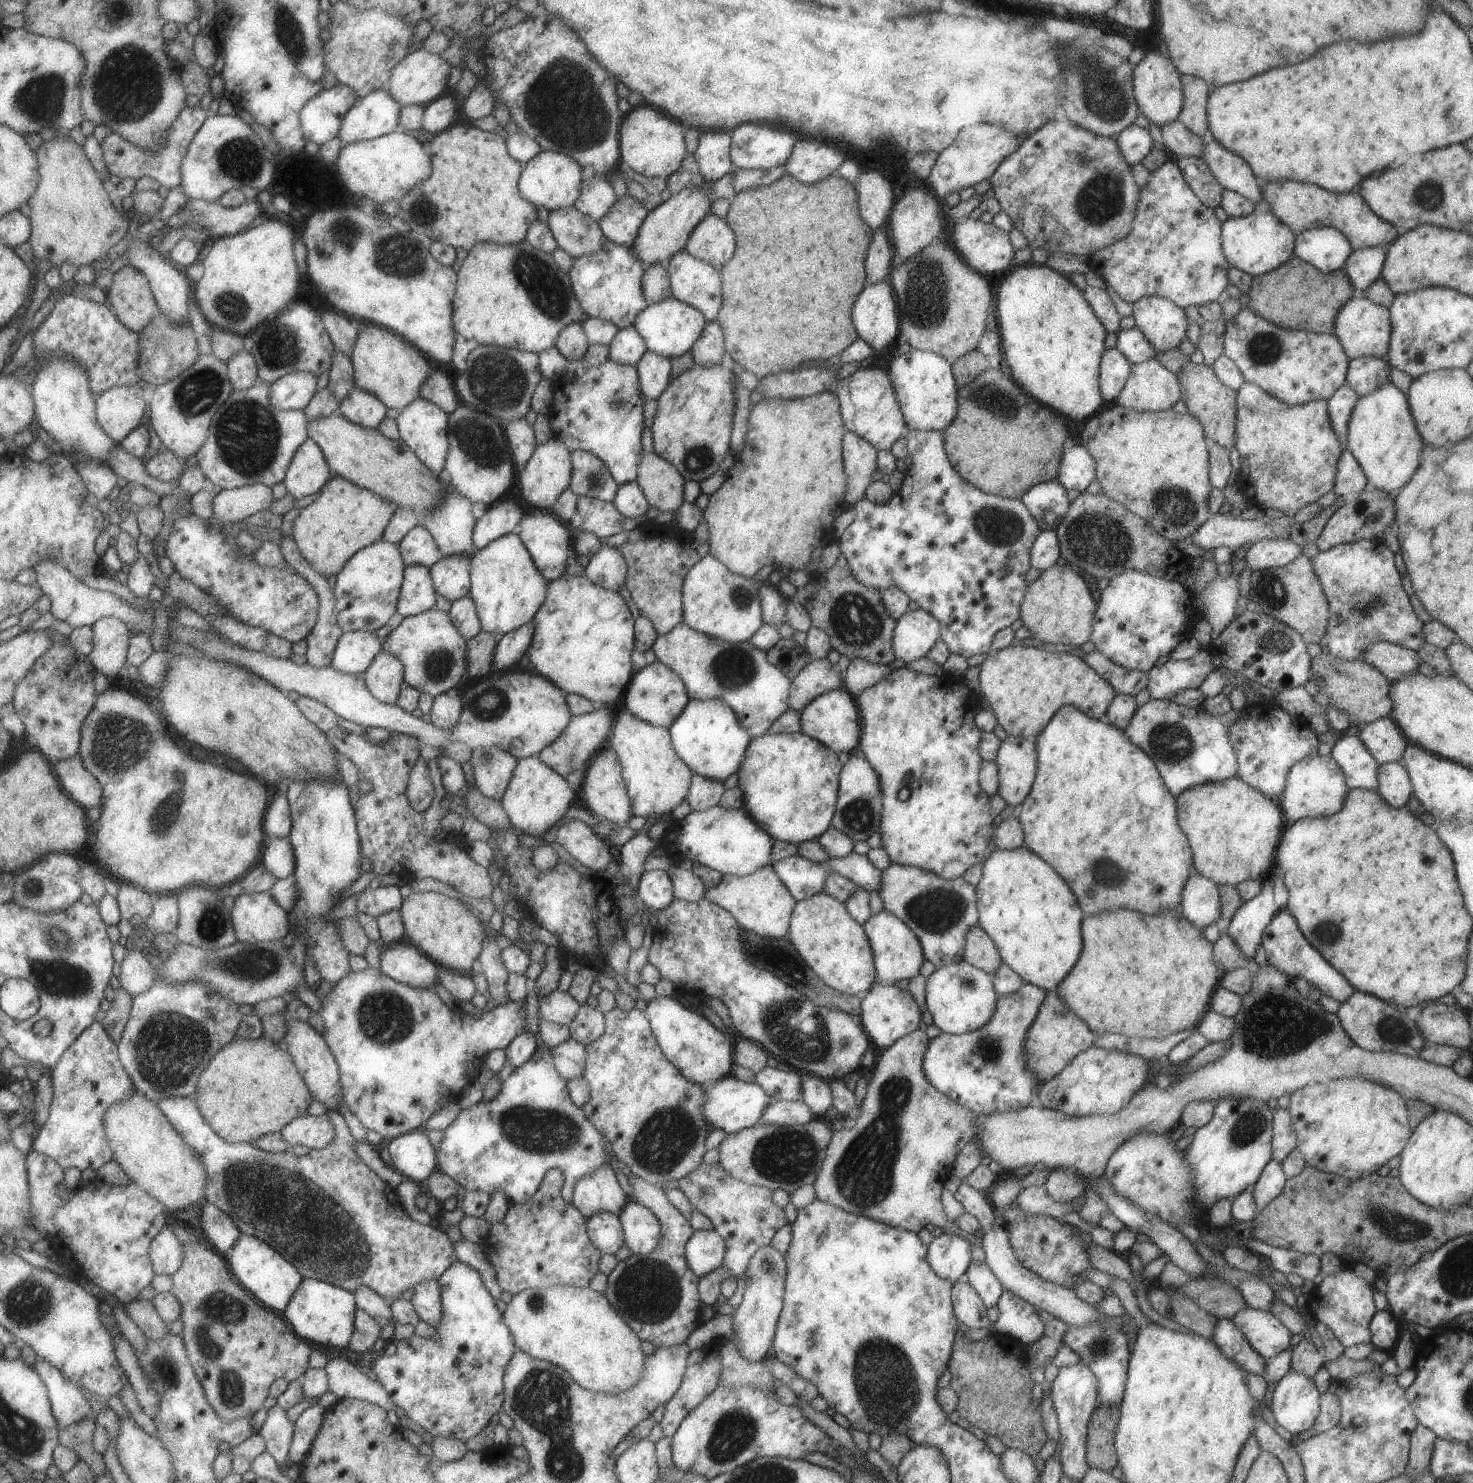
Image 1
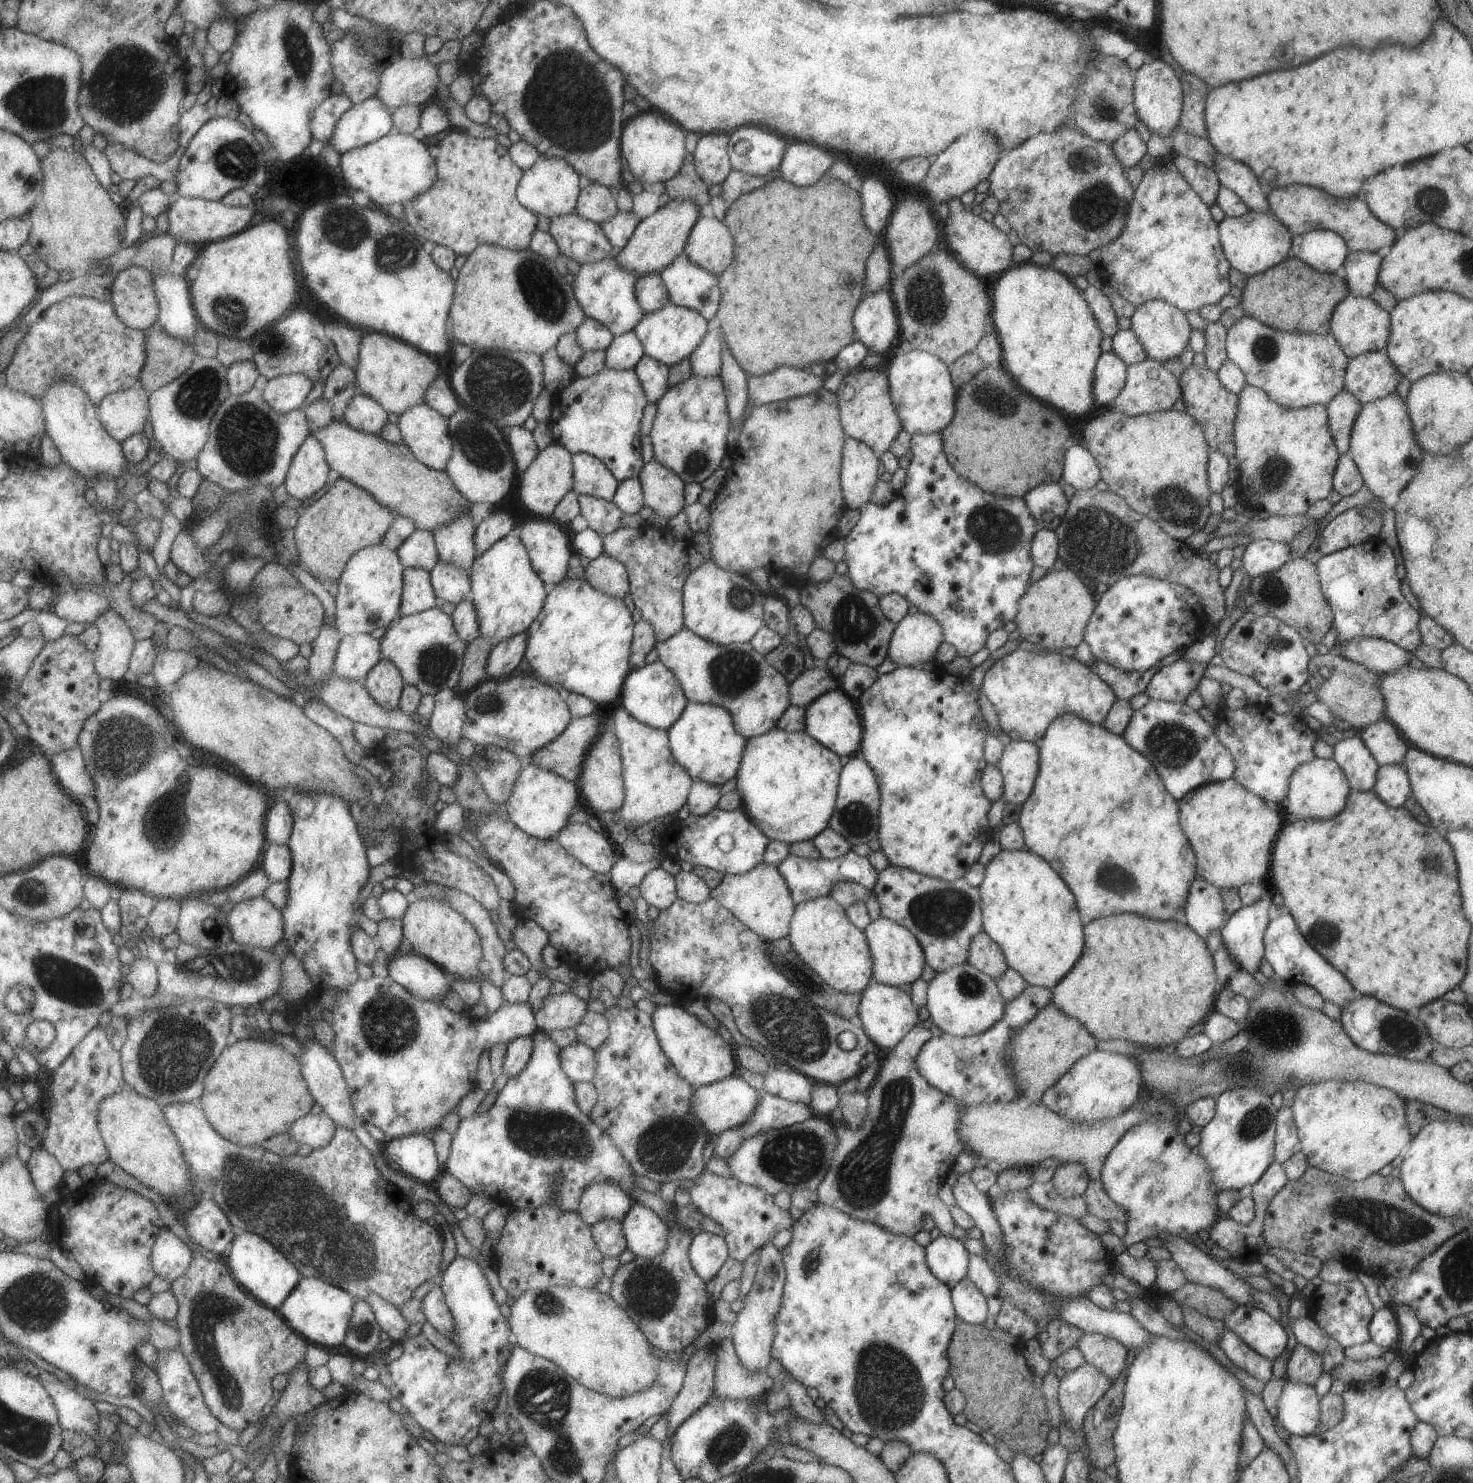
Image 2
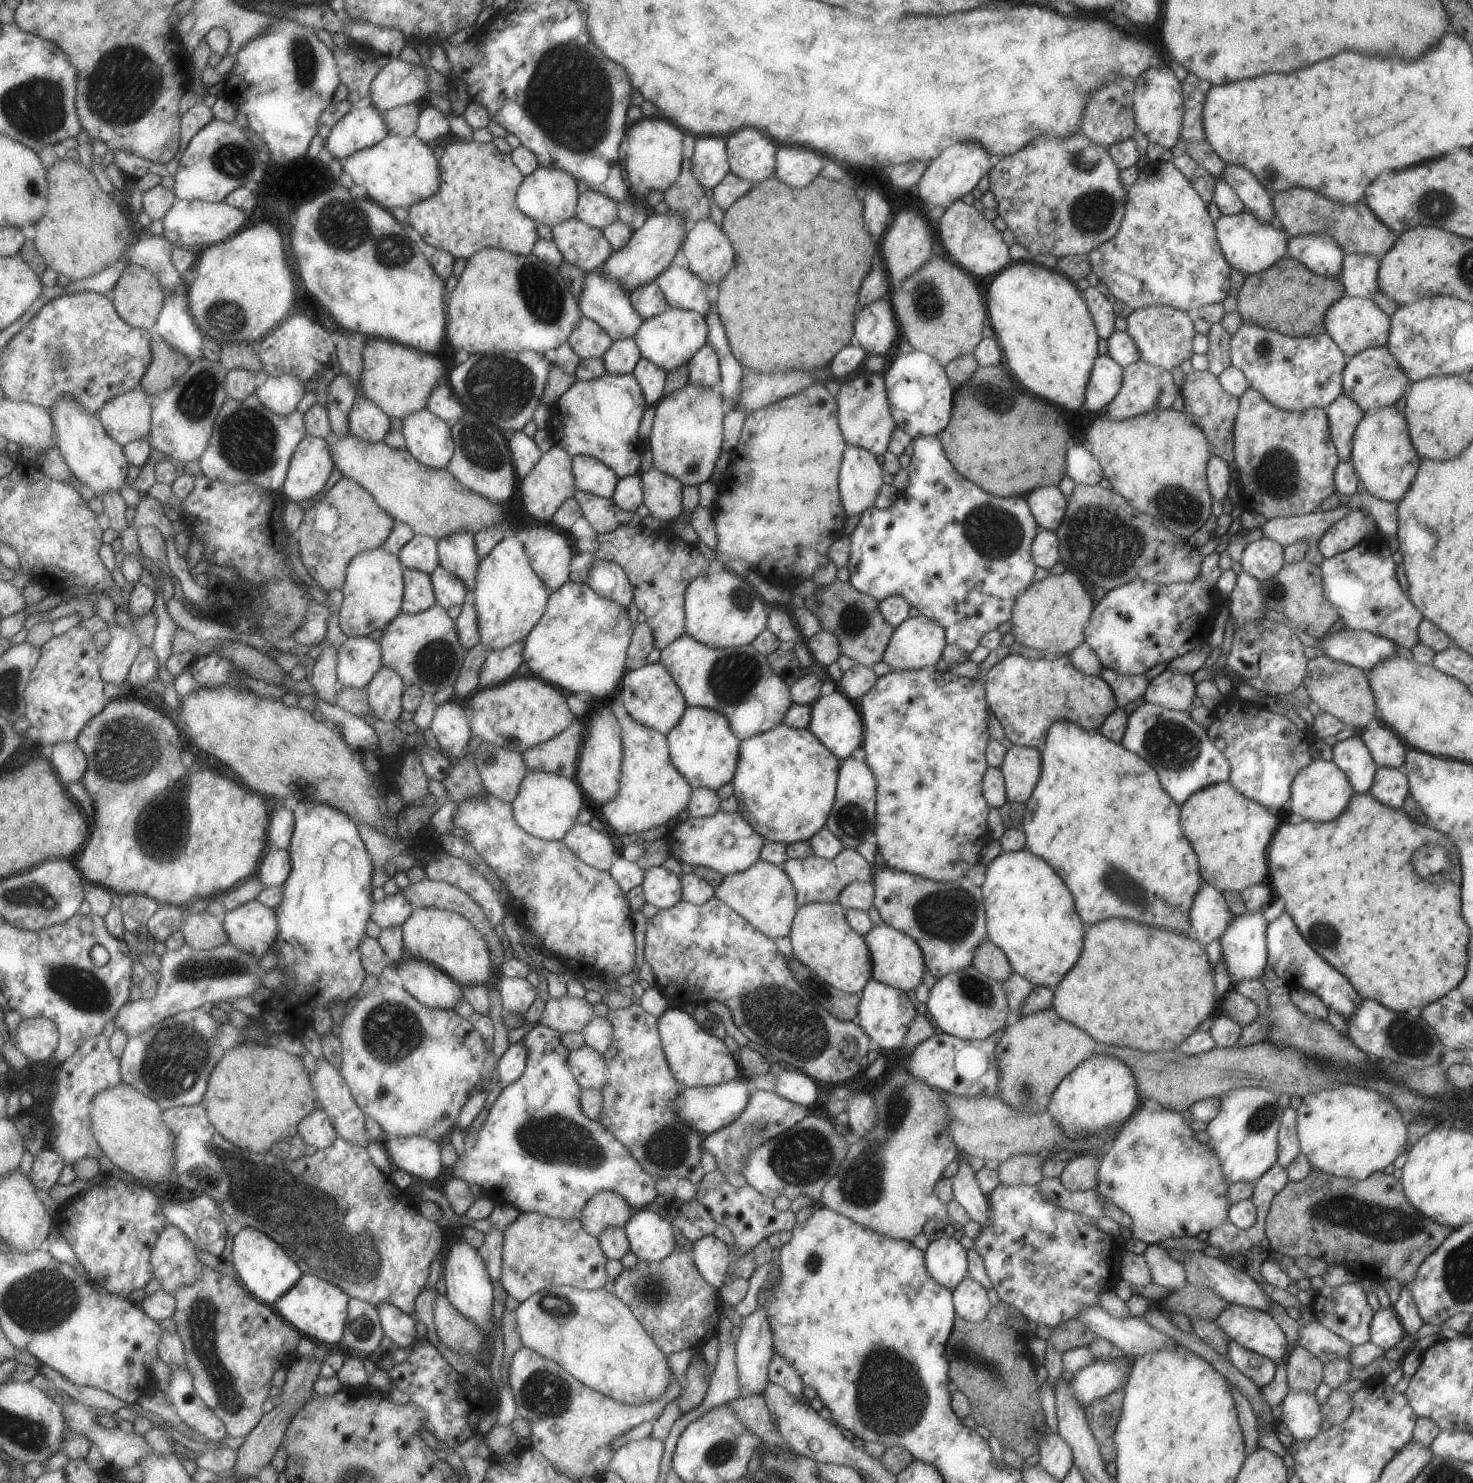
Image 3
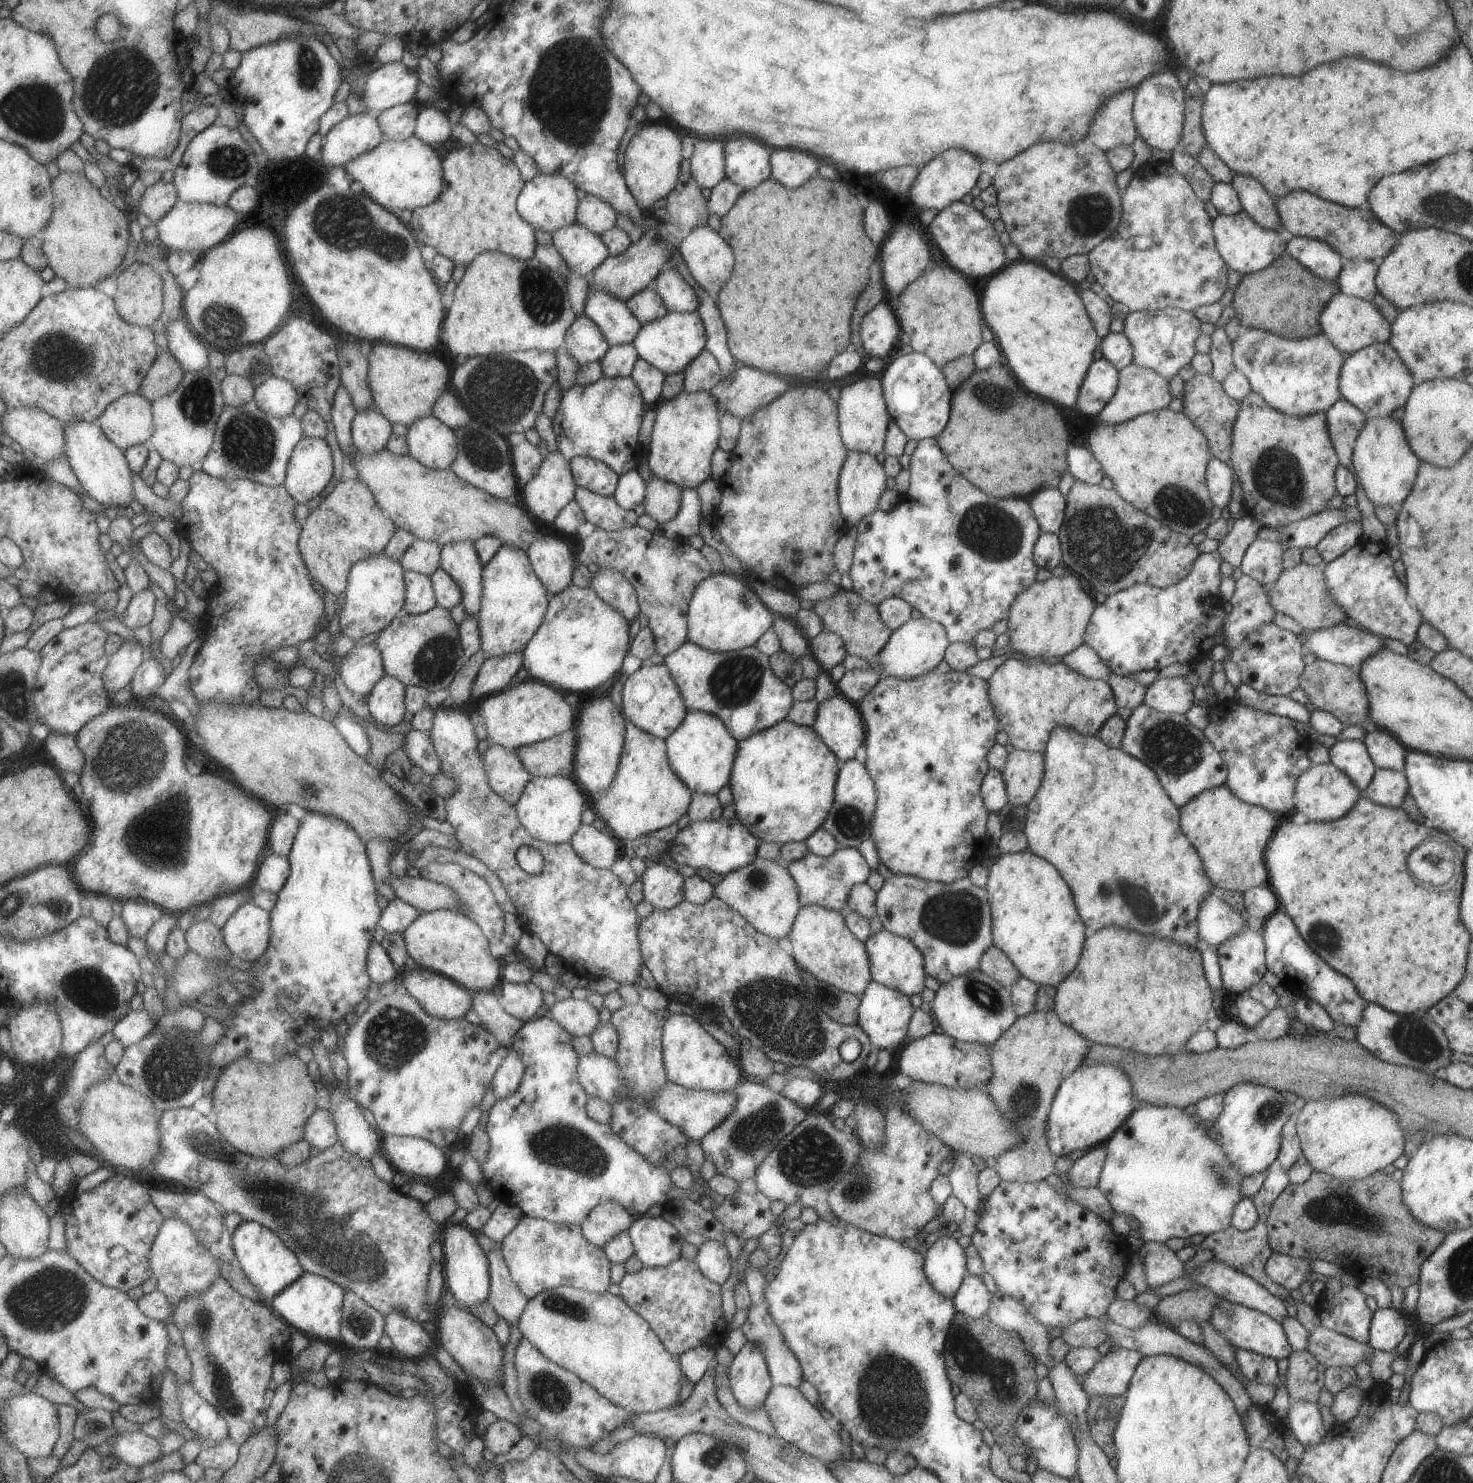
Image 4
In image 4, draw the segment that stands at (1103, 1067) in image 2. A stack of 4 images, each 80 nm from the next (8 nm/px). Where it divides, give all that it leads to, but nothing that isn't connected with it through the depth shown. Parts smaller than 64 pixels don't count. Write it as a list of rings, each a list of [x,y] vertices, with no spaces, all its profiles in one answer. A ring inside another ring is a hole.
[[[1079,1065],[1058,1086],[1051,1101],[1048,1119],[1046,1120],[1046,1139],[1049,1150],[1055,1157],[1064,1157],[1082,1153],[1089,1147],[1105,1144],[1114,1130],[1129,1118],[1133,1110],[1133,1091],[1125,1074],[1112,1065]]]

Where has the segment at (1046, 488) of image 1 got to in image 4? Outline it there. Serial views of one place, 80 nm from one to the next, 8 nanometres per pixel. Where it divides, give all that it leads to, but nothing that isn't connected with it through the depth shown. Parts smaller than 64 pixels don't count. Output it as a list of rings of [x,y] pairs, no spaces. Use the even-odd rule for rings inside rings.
[[[1044,488],[1027,499],[1041,533],[1057,534],[1064,517],[1066,500],[1058,489]]]

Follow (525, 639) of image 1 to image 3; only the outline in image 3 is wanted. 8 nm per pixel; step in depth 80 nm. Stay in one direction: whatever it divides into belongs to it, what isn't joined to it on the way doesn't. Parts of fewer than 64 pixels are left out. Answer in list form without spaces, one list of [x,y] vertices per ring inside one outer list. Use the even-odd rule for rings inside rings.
[[[523,641],[513,643],[511,647],[492,651],[481,671],[479,691],[505,684],[521,664]]]

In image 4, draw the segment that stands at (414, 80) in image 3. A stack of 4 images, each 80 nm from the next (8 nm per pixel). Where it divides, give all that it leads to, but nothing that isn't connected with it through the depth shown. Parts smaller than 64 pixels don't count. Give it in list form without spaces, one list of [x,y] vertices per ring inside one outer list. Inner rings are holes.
[[[384,63],[369,75],[361,98],[367,110],[377,114],[400,104],[414,102],[417,86],[417,73],[405,63]]]

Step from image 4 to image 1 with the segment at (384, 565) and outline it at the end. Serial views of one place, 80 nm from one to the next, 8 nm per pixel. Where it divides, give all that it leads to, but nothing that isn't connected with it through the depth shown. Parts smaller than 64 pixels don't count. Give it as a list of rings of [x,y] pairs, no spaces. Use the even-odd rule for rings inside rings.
[[[385,540],[363,548],[348,561],[338,575],[334,587],[337,617],[344,633],[375,632],[383,628],[393,614],[398,613],[401,590],[404,588],[405,568],[400,544]]]

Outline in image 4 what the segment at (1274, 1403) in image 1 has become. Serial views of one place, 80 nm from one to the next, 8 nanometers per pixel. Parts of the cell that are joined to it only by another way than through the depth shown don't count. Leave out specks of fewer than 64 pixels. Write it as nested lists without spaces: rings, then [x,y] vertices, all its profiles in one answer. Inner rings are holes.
[[[1290,1399],[1286,1418],[1284,1428],[1291,1430],[1292,1435],[1305,1449],[1320,1443],[1327,1432],[1323,1427],[1317,1403]]]

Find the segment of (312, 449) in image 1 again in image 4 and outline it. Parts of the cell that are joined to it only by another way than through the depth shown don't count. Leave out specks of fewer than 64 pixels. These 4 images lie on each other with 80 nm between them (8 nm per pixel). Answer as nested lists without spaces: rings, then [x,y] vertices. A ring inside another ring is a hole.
[[[304,437],[293,451],[284,484],[298,503],[314,506],[320,499],[321,492],[325,490],[325,486],[331,486],[334,472],[334,454],[328,441]]]

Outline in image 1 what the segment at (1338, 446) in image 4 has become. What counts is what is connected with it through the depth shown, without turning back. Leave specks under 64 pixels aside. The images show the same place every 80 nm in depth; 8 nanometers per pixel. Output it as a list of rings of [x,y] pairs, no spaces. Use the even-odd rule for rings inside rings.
[[[1343,384],[1326,399],[1329,423],[1344,450],[1347,445],[1347,422],[1357,398],[1355,392],[1347,384]]]

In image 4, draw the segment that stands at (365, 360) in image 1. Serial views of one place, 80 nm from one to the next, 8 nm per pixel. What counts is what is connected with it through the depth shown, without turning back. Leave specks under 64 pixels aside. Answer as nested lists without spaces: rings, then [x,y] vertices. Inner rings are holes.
[[[391,343],[372,344],[370,360],[370,387],[379,412],[393,424],[409,428],[423,417],[434,414],[435,403],[449,390],[452,384],[452,364],[437,358],[437,354],[418,351]]]

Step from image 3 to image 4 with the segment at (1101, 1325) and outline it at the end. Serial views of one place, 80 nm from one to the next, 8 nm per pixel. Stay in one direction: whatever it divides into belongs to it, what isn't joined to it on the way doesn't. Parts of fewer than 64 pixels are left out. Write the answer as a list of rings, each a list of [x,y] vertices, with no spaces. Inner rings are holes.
[[[1107,1316],[1100,1318],[1104,1324],[1104,1329],[1108,1334],[1107,1339],[1111,1339],[1118,1348],[1124,1348],[1127,1350],[1134,1350],[1140,1352],[1142,1356],[1145,1355],[1171,1355],[1189,1364],[1195,1365],[1203,1372],[1206,1372],[1213,1380],[1217,1381],[1217,1384],[1227,1393],[1227,1396],[1233,1401],[1236,1411],[1244,1422],[1245,1411],[1252,1405],[1248,1394],[1245,1392],[1243,1385],[1237,1380],[1236,1376],[1220,1363],[1216,1356],[1202,1344],[1195,1344],[1185,1337],[1182,1337],[1175,1329],[1164,1326],[1161,1322],[1152,1319],[1151,1322],[1145,1323],[1138,1329],[1126,1329],[1114,1323]]]

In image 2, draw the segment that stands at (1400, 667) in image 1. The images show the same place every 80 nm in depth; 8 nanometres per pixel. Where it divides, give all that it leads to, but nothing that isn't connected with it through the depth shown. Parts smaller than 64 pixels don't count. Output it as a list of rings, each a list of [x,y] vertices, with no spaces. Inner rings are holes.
[[[1364,636],[1334,644],[1329,650],[1368,668],[1377,676],[1397,670],[1405,663],[1408,664],[1408,654],[1411,653],[1391,641]]]

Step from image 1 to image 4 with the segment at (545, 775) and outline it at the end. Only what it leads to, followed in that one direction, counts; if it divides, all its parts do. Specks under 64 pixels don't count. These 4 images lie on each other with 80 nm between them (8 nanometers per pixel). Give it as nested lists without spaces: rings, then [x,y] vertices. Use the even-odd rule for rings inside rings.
[[[553,775],[550,777],[532,777],[519,802],[514,804],[520,825],[538,841],[551,843],[569,843],[573,833],[579,828],[581,812],[585,809],[583,794],[575,787],[572,777]]]

